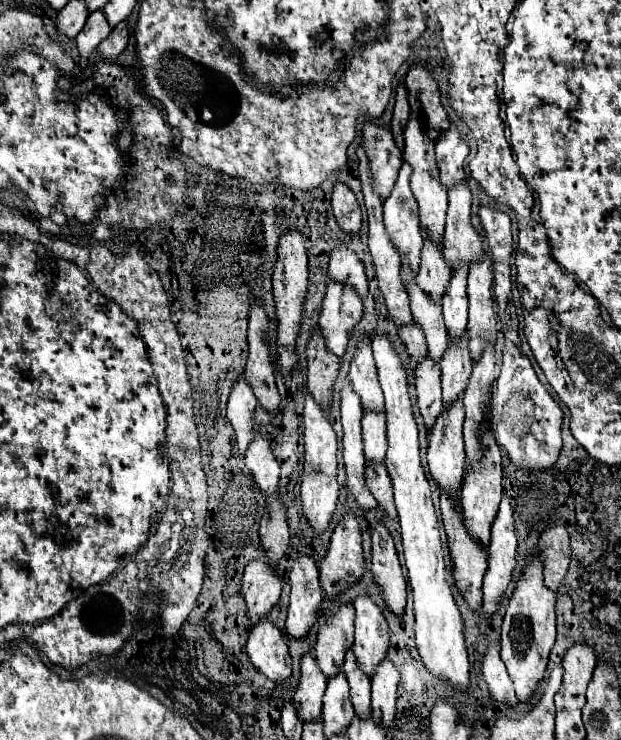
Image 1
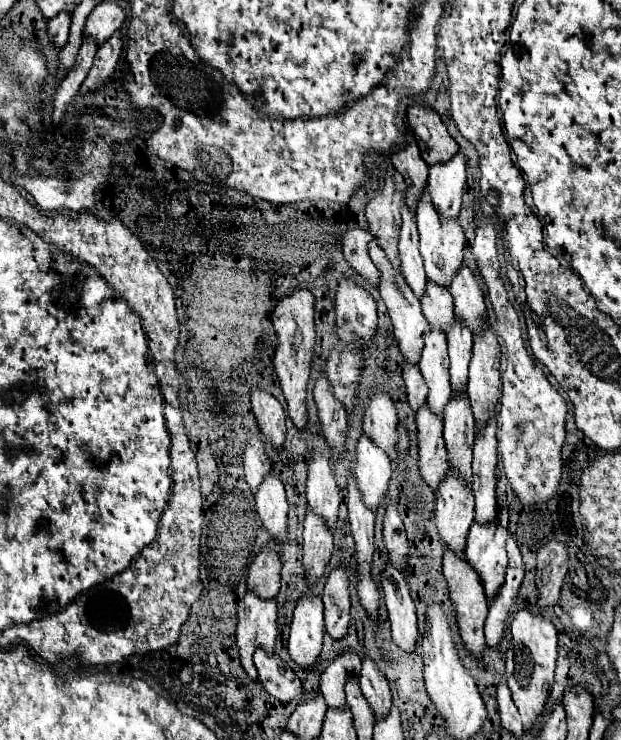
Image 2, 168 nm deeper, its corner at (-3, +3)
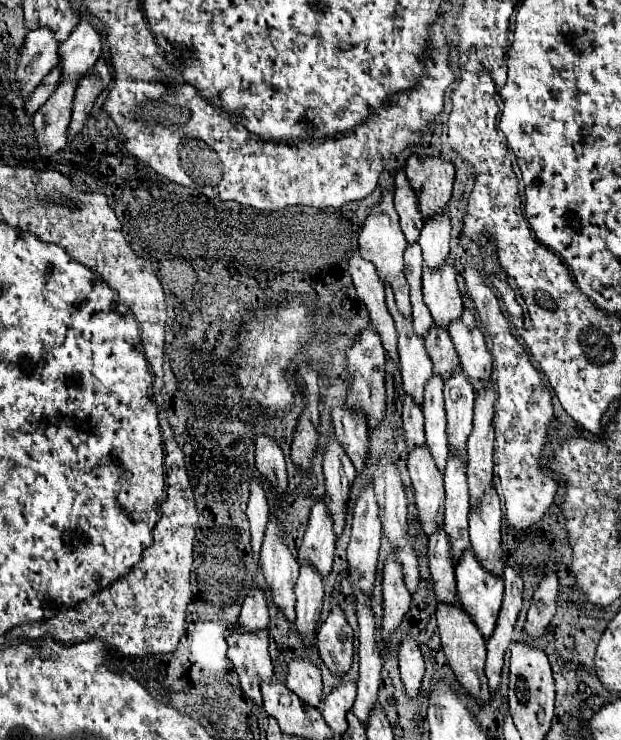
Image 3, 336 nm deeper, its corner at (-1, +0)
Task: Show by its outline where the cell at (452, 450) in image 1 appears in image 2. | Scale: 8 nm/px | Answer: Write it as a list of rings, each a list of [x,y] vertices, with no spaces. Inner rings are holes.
[[[452,471],[444,483],[440,483],[436,493],[436,527],[442,545],[464,557],[466,535],[474,523],[474,497],[472,489]]]

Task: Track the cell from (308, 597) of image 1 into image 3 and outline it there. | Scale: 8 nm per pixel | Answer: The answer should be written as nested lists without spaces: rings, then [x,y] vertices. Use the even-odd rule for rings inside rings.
[[[296,656],[290,662],[286,684],[290,690],[294,690],[294,694],[302,698],[302,702],[314,704],[316,708],[320,706],[320,696],[322,696],[320,668],[310,658]]]

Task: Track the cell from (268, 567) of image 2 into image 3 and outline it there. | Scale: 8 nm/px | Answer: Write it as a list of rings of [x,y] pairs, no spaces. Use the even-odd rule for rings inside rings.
[[[252,588],[242,602],[242,612],[238,624],[244,630],[260,630],[268,626],[268,602],[266,592],[260,588]]]

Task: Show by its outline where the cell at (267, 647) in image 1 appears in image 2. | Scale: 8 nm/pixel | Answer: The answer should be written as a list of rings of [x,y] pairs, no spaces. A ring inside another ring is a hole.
[[[258,649],[254,653],[254,665],[258,669],[258,679],[264,685],[264,689],[280,703],[292,703],[302,697],[304,687],[298,675],[292,669],[288,669],[276,653],[270,657],[262,649]]]

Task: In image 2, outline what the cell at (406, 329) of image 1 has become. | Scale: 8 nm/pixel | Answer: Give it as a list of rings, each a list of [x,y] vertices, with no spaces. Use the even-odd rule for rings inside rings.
[[[404,365],[404,383],[406,383],[406,393],[408,393],[408,405],[416,413],[426,405],[426,393],[428,387],[424,383],[424,377],[418,367],[414,365]]]

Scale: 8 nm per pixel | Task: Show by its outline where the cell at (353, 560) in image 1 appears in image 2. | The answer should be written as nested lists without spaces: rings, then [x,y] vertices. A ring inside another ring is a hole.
[[[336,567],[324,587],[324,621],[326,633],[332,639],[344,639],[350,625],[350,593],[348,593],[348,569]]]

